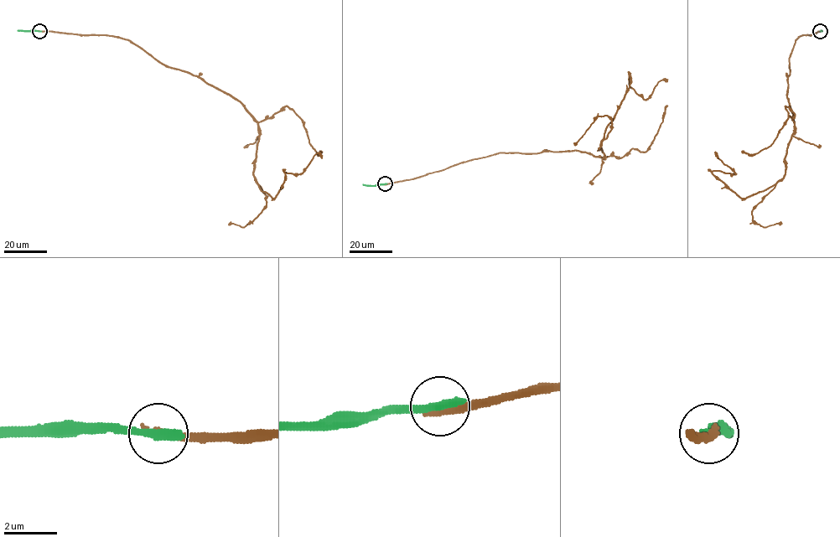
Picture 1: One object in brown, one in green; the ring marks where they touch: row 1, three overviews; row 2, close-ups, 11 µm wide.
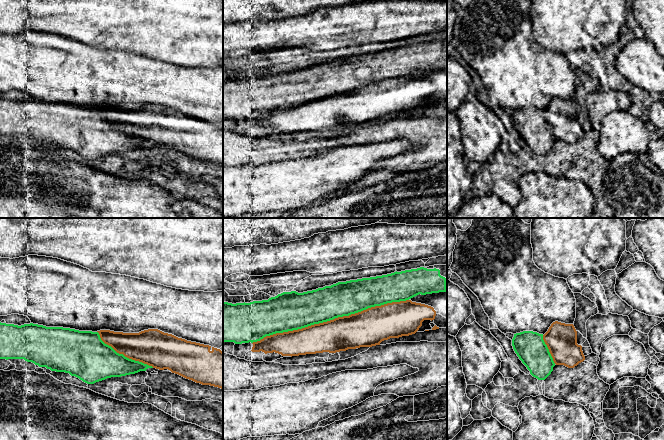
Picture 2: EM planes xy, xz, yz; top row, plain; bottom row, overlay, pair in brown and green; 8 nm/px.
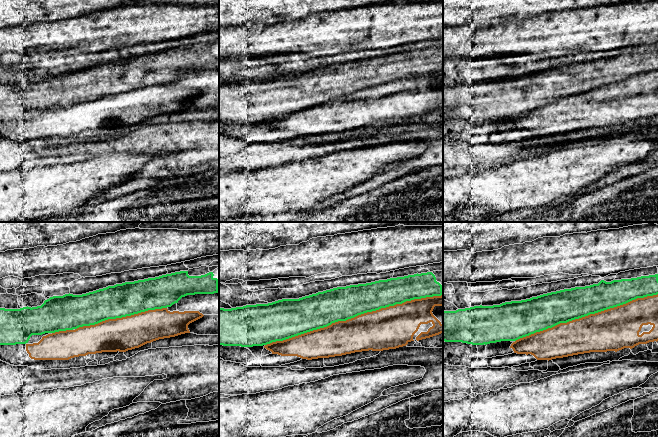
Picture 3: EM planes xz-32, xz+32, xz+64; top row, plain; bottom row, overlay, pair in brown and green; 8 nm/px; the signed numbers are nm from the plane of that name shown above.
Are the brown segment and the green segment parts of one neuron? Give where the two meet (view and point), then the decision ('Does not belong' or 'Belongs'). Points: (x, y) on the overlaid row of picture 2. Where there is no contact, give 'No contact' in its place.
Touches brown at xz (330, 320). Does not belong

